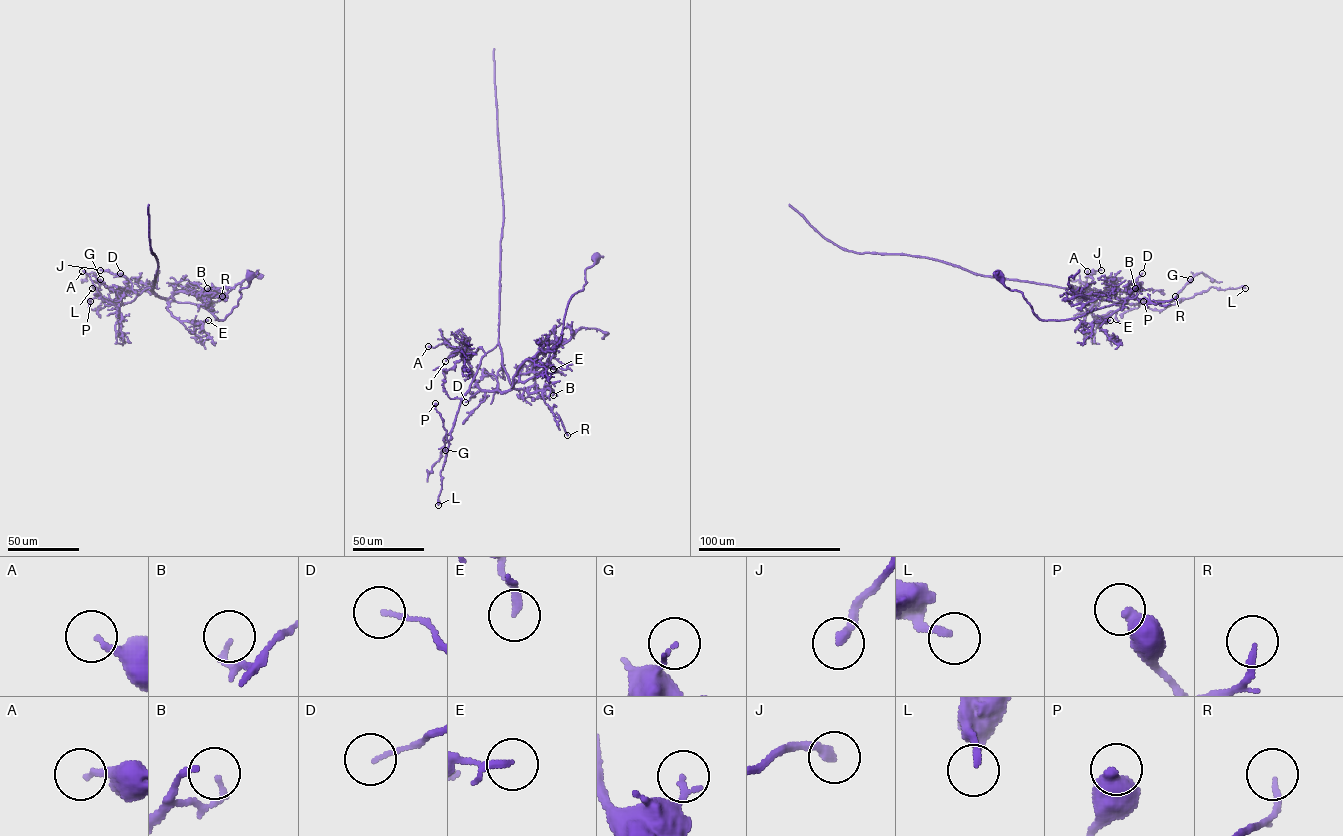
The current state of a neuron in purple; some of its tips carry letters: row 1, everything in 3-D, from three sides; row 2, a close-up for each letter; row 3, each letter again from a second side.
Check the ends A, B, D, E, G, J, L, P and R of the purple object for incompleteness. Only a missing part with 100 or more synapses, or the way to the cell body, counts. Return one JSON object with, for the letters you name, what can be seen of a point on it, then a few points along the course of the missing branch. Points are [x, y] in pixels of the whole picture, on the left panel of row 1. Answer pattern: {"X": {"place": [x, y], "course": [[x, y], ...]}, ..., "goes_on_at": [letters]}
{"goes_on_at": []}

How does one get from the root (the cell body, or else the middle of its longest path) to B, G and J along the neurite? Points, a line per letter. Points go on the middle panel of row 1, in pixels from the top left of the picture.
B: (596, 257), (583, 289), (569, 301), (550, 362), (513, 384), (553, 395)
G: (596, 257), (583, 289), (569, 301), (547, 367), (512, 385), (500, 346), (487, 352), (444, 437), (445, 450)
J: (596, 257), (540, 373), (512, 385), (498, 344), (486, 353), (463, 348), (445, 361)

